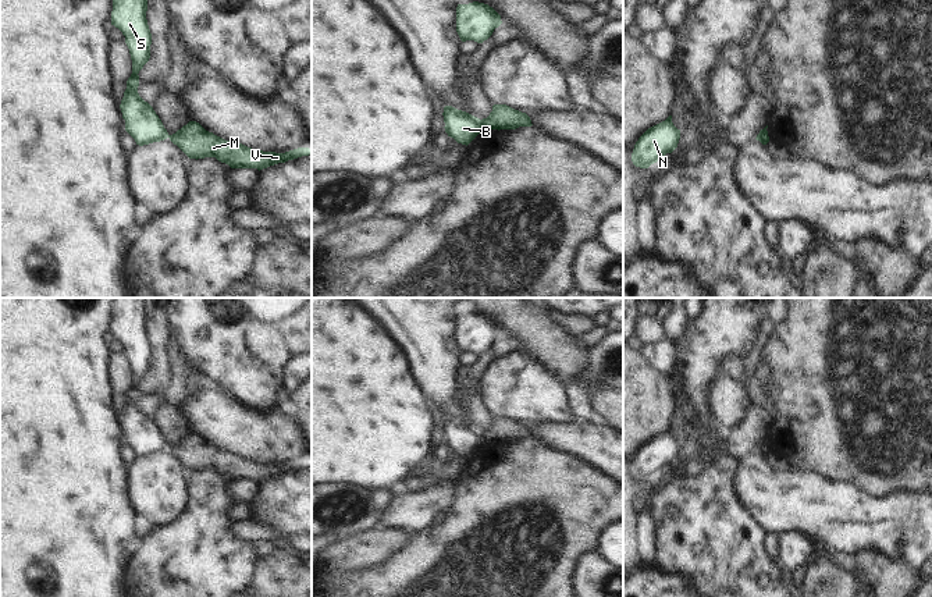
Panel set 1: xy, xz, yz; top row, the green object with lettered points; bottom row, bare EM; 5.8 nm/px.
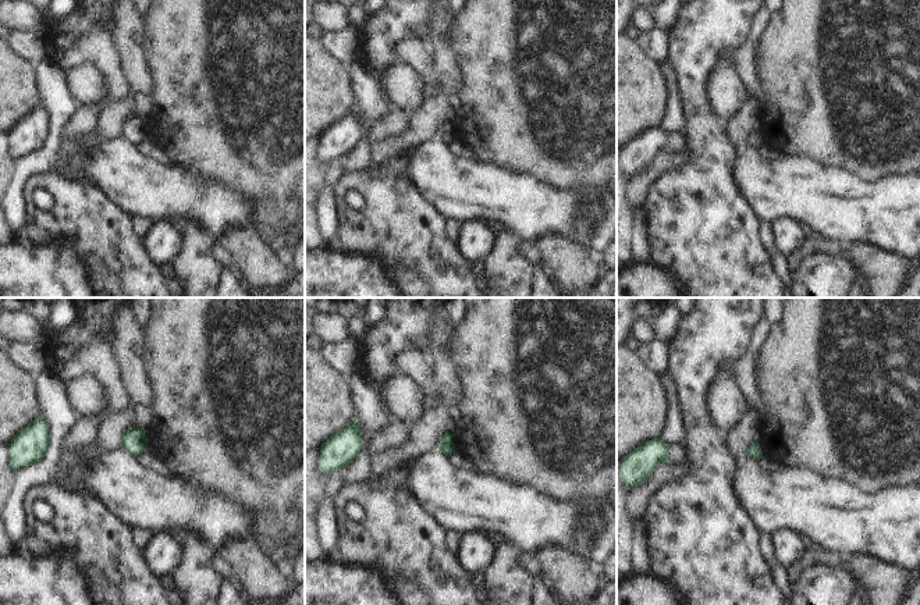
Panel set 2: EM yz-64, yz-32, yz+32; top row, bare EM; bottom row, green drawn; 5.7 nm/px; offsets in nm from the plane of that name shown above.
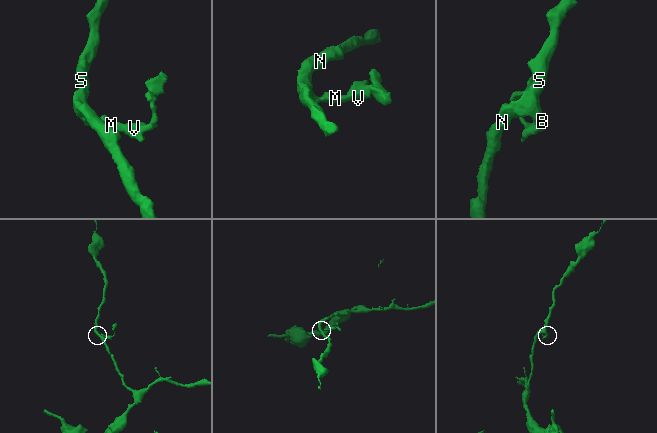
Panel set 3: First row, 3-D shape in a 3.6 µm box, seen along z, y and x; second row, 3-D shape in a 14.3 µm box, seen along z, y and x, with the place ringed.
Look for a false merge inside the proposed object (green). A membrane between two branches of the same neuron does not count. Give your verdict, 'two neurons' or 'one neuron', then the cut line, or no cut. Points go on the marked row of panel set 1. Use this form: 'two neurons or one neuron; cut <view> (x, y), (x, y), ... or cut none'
two neurons; cut xz (480, 120), (484, 128)

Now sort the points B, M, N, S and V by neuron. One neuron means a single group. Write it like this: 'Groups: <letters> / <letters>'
Groups: B N S / M V

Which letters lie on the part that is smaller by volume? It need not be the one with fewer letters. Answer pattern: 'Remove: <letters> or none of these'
Remove: M, V

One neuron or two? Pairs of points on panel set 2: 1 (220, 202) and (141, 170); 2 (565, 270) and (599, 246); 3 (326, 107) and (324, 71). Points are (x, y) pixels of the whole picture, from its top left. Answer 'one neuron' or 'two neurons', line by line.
1: one neuron
2: two neurons
3: one neuron

